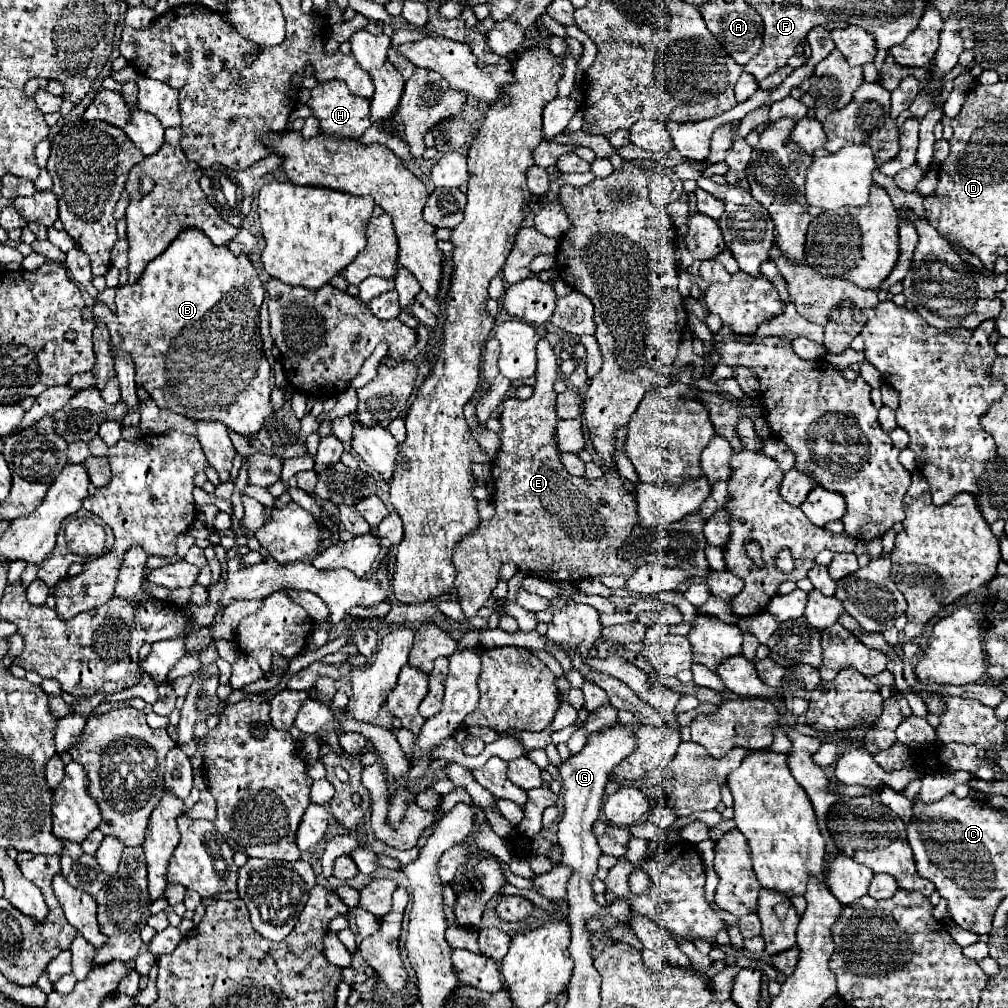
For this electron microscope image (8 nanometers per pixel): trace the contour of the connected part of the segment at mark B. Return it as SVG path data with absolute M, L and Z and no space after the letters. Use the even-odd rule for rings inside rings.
M190 230L182 232L178 236L178 240L174 240L170 244L168 250L164 250L160 256L156 256L142 272L142 276L138 278L138 282L134 284L124 284L118 288L116 292L116 316L118 316L118 334L122 338L120 342L120 350L128 352L132 356L132 362L136 366L136 384L144 386L150 394L150 398L158 404L158 408L168 408L176 414L188 416L192 420L220 420L224 422L230 430L234 430L236 434L242 436L256 436L258 430L262 428L262 422L274 414L272 406L270 406L270 364L264 356L262 350L262 340L260 340L260 332L258 332L258 312L264 300L264 290L262 284L256 276L256 270L252 266L252 262L248 260L248 256L234 256L228 248L216 248L208 236L204 236L200 230Z

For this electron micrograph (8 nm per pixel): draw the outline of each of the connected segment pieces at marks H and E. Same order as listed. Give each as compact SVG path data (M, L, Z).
M318 82L310 90L310 98L306 106L312 110L312 116L318 118L320 122L320 132L328 136L350 136L350 138L360 138L366 128L372 126L370 122L370 108L368 100L362 96L352 96L348 92L348 86L344 82Z
M540 338L536 346L536 384L534 394L528 400L508 398L502 402L500 422L502 422L502 446L498 456L492 462L492 480L494 480L494 494L492 502L496 508L496 514L492 520L480 522L478 532L472 536L466 536L460 546L454 552L454 564L456 564L456 592L460 596L460 606L466 618L472 618L478 614L482 606L488 604L492 590L498 582L498 572L504 562L512 562L522 570L524 574L538 576L552 582L578 582L588 576L604 576L604 574L618 574L622 578L630 578L636 570L634 564L622 560L616 550L622 546L622 542L632 534L632 528L638 526L638 514L636 514L636 498L628 496L622 490L622 482L616 474L606 472L598 480L586 480L570 476L560 464L560 452L556 450L554 442L554 426L558 422L554 404L556 404L556 392L554 392L554 380L558 378L558 358L554 354L554 348L548 340Z

